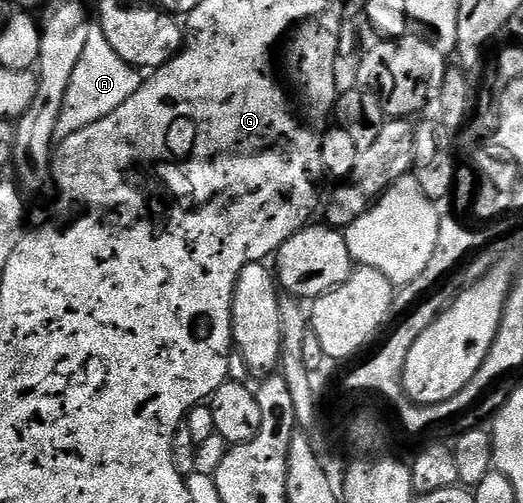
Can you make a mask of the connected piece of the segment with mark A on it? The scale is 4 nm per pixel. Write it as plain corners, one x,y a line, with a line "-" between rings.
97,23
91,24
86,46
76,63
76,71
72,71
68,91
64,94
64,107
60,107
60,119
56,119
55,142
68,139
68,135
76,135
76,131
84,131
84,127
104,119
104,115
112,115
112,111
116,111
120,103
136,95
143,80
143,74
139,70
124,63
124,59
120,59
120,55
112,51
112,46
101,27

